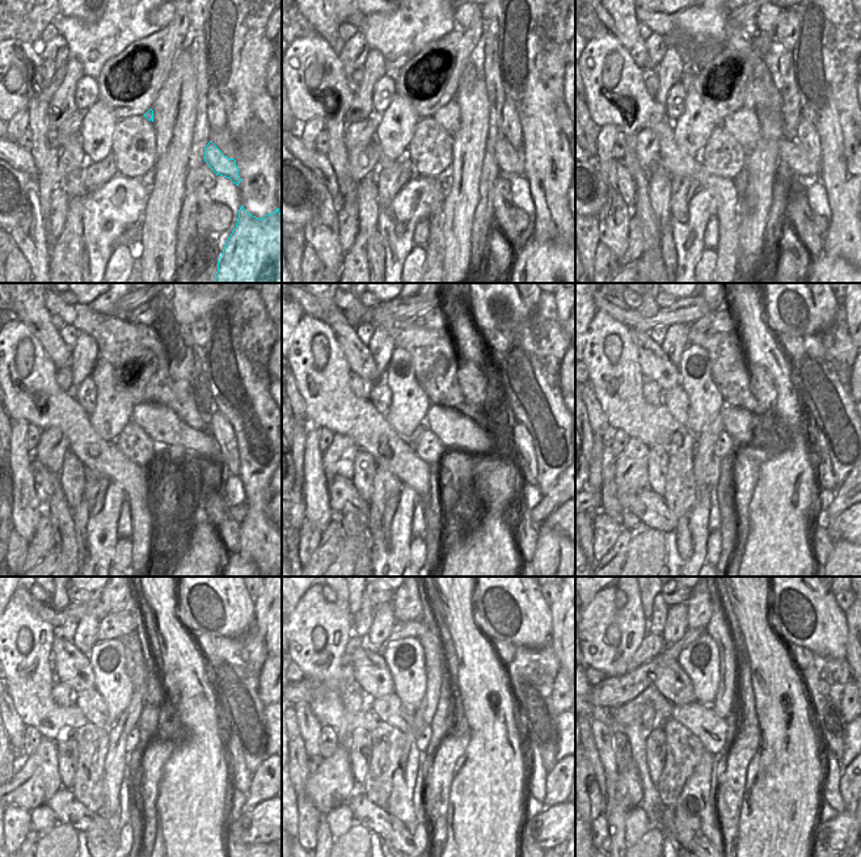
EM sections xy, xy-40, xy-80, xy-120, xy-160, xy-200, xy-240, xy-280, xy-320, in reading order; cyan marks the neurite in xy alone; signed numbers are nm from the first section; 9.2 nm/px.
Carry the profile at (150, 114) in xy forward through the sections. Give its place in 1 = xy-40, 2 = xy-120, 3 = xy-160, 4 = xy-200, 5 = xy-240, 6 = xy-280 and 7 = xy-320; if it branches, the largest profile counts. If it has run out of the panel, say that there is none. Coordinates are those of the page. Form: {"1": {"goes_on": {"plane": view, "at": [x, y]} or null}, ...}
{"1": {"goes_on": {"plane": "xy-40", "at": [447, 117]}}, "2": {"goes_on": {"plane": "xy-120", "at": [163, 426]}}, "3": {"goes_on": {"plane": "xy-160", "at": [454, 429]}}, "4": {"goes_on": {"plane": "xy-200", "at": [746, 429]}}, "5": {"goes_on": {"plane": "xy-240", "at": [153, 721]}}, "6": {"goes_on": {"plane": "xy-280", "at": [442, 725]}}, "7": {"goes_on": {"plane": "xy-320", "at": [734, 720]}}}

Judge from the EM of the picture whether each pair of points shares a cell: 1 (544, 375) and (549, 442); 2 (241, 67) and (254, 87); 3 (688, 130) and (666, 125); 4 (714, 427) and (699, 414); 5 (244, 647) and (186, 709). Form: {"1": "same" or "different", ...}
{"1": "same", "2": "same", "3": "different", "4": "different", "5": "different"}

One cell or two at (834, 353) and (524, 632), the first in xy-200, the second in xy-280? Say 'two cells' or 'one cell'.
two cells

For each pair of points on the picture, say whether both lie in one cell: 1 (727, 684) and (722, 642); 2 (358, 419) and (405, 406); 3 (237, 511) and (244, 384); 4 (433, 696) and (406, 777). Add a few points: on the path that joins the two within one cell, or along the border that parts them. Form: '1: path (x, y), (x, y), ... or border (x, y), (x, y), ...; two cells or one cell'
1: path (727, 674), (727, 653); one cell
2: border (384, 417), (396, 431); two cells
3: border (245, 502), (247, 515), (240, 522); two cells
4: path (423, 716), (410, 737), (410, 758); one cell

